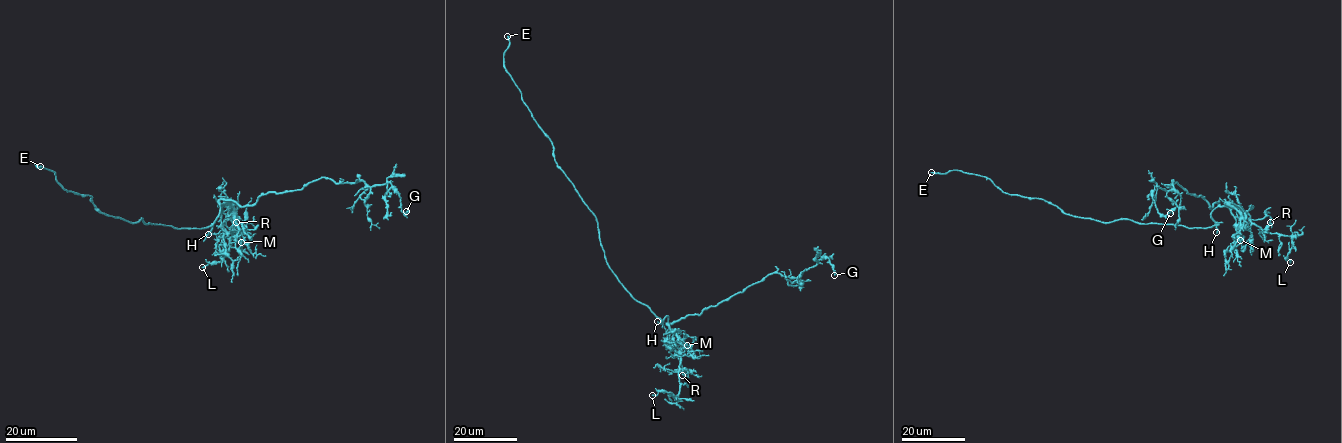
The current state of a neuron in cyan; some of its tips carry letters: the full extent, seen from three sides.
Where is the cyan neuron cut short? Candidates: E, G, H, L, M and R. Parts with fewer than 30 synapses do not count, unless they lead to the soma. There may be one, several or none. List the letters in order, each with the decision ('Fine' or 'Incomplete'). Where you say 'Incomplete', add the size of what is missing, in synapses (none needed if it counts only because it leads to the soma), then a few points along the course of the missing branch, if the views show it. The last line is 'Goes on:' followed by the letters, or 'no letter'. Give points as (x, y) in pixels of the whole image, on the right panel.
E: Incomplete. Course of what is missing: (931, 172), (921, 168), (912, 156), (908, 117)
G: Fine
H: Fine
L: Fine
M: Incomplete. Roughly 40 synapses. Course of what is missing: (1240, 240), (1246, 241), (1238, 252), (1238, 260)
R: Fine
Goes on: E, M

